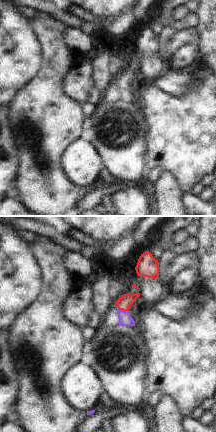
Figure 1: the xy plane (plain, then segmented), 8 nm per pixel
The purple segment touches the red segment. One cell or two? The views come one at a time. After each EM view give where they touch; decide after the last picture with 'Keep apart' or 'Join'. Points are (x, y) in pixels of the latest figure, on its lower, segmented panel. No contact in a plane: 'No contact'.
Touches purple at (122, 310).

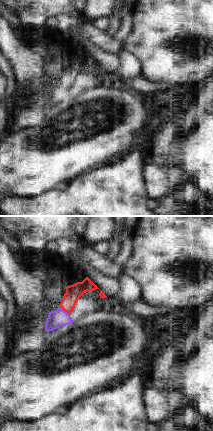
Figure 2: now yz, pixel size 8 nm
Touches purple at (63, 310).

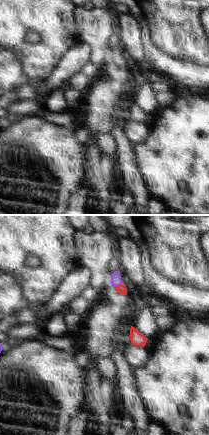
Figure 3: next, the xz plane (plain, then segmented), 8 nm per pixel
Touches purple at (118, 285).

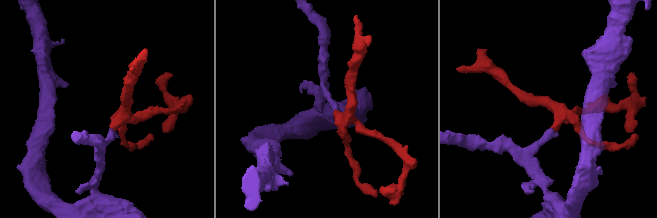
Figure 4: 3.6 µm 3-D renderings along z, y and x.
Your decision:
Join.

